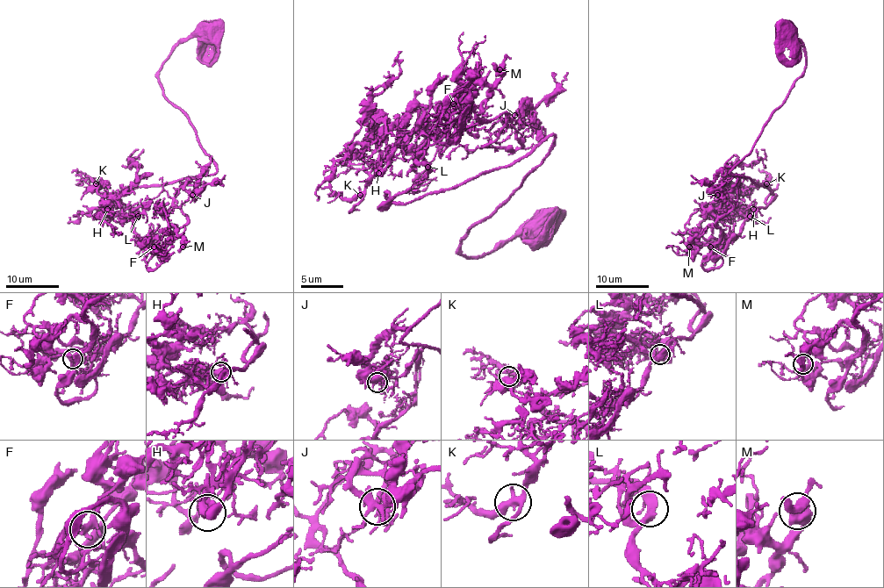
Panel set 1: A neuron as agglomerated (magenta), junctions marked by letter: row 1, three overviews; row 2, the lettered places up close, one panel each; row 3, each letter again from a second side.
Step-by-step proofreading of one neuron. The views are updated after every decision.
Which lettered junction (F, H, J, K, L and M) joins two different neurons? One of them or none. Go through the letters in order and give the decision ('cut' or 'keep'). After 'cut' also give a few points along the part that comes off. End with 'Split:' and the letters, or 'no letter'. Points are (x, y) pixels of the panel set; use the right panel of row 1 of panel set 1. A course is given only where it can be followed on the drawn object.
F: keep
H: keep
J: keep
K: keep
L: keep
M: keep
Split: no letter

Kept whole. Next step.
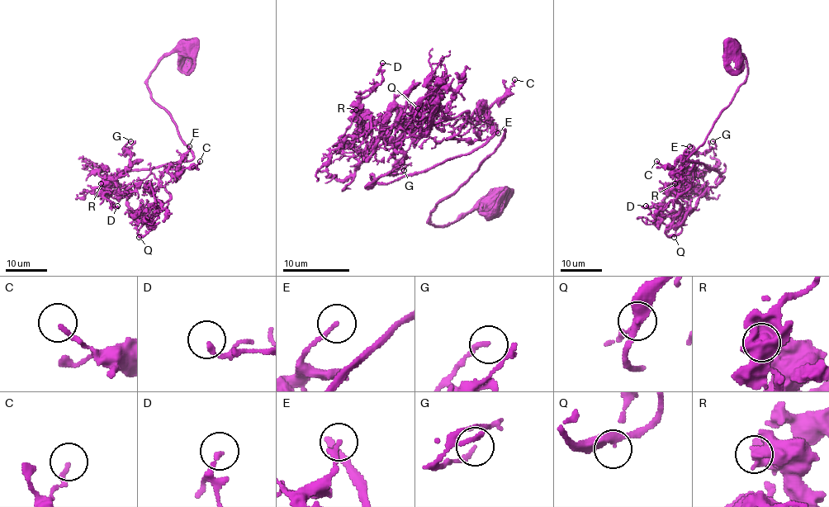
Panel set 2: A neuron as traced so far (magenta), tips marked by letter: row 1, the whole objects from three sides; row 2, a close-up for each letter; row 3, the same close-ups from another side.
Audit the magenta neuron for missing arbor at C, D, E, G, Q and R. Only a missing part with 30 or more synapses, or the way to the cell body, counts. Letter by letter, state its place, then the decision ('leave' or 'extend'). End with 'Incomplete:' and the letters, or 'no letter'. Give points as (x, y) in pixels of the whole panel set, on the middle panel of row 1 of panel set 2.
C: place (514, 79); leave
D: place (382, 63); leave
E: place (498, 133); leave
G: place (404, 170); leave
Q: place (418, 108); leave
R: place (356, 110); leave
Incomplete: no letter

